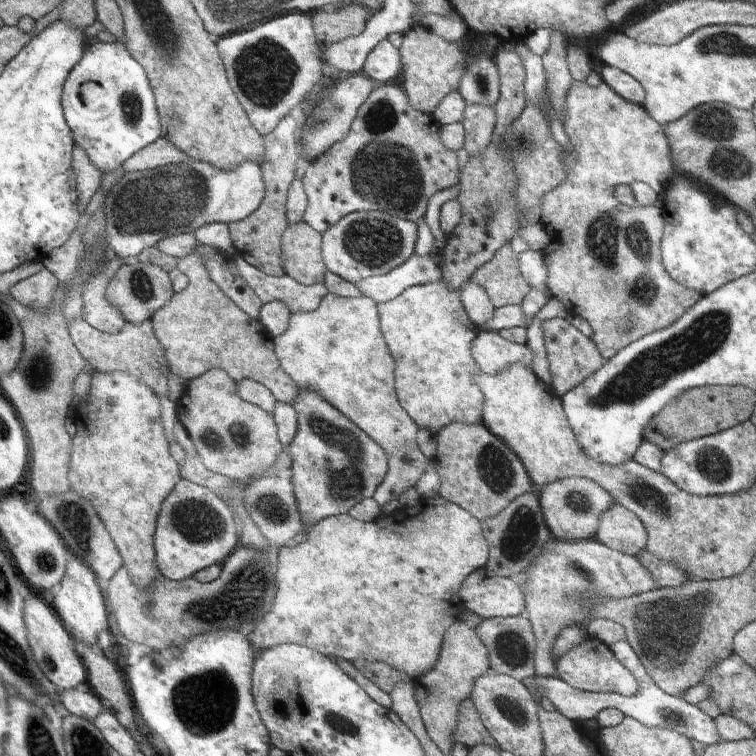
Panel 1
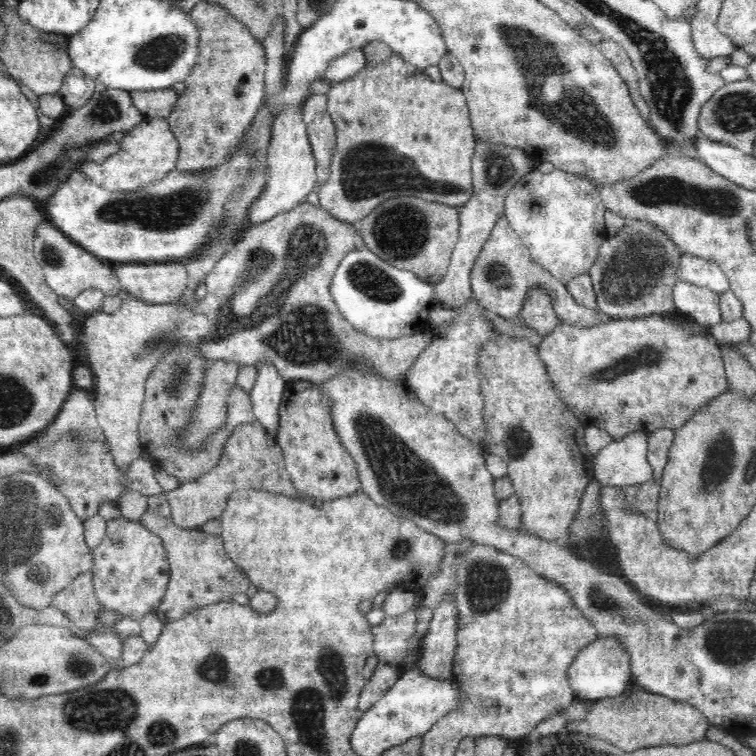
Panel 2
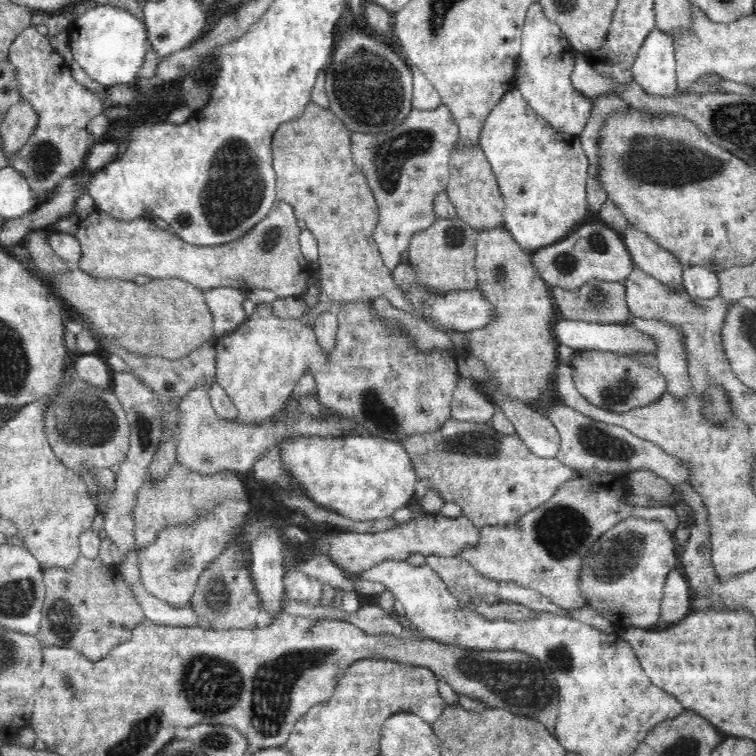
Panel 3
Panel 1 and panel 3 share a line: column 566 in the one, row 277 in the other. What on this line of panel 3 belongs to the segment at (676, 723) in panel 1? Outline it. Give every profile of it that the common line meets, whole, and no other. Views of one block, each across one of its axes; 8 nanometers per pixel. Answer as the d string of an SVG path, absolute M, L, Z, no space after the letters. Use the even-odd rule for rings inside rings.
M704 266L684 267L684 288L693 298L714 298L718 295L720 285L718 285L717 272Z

